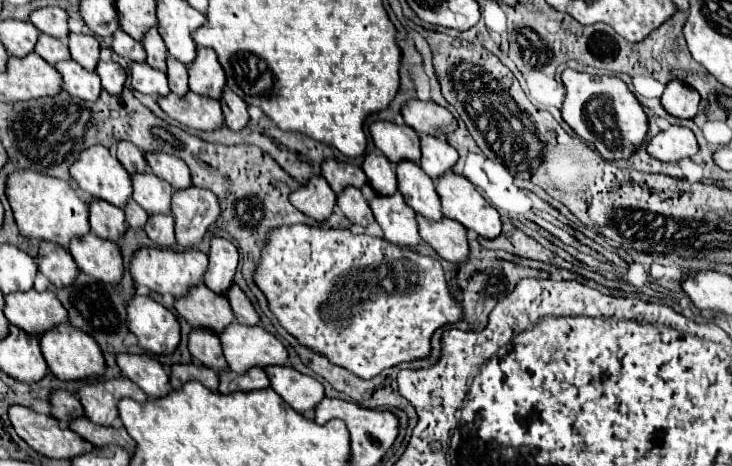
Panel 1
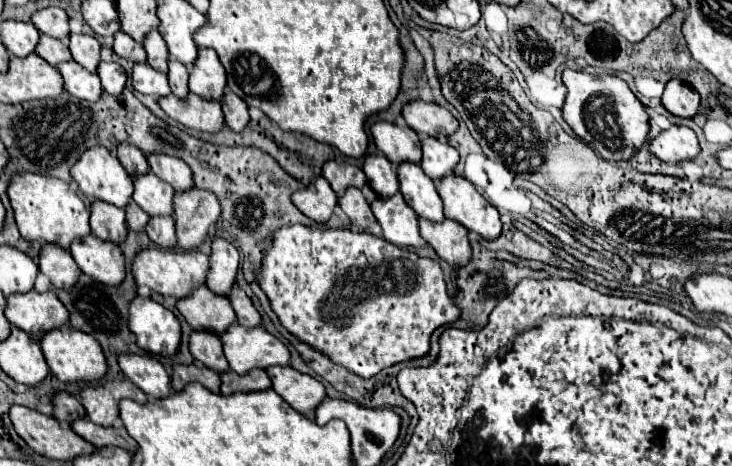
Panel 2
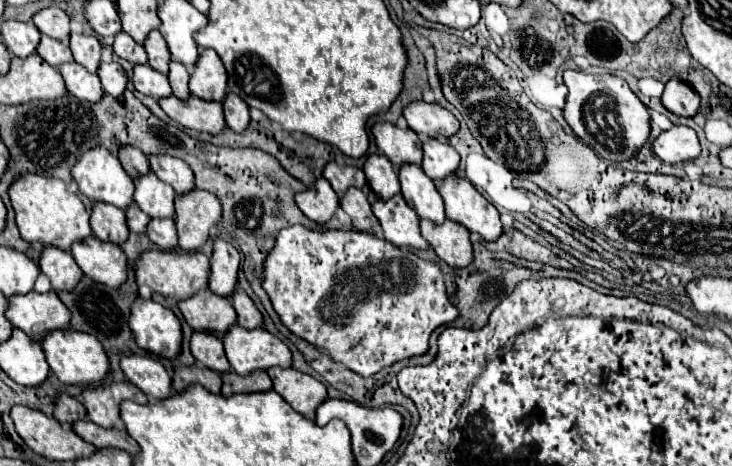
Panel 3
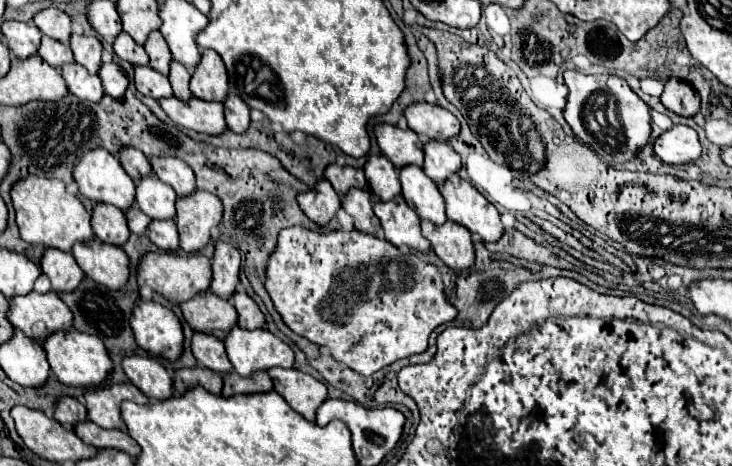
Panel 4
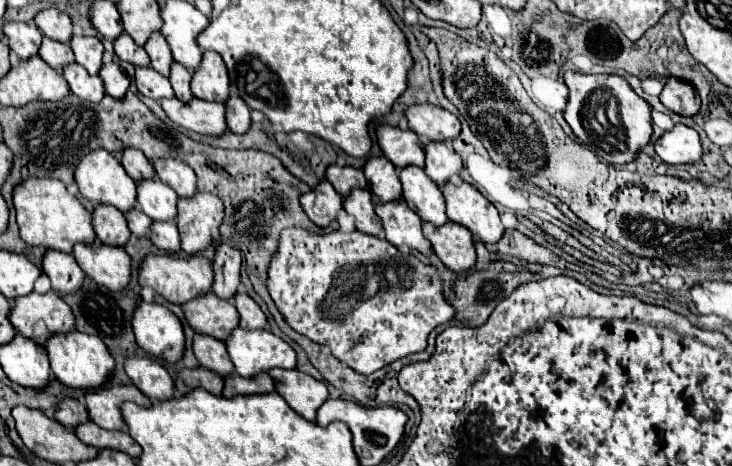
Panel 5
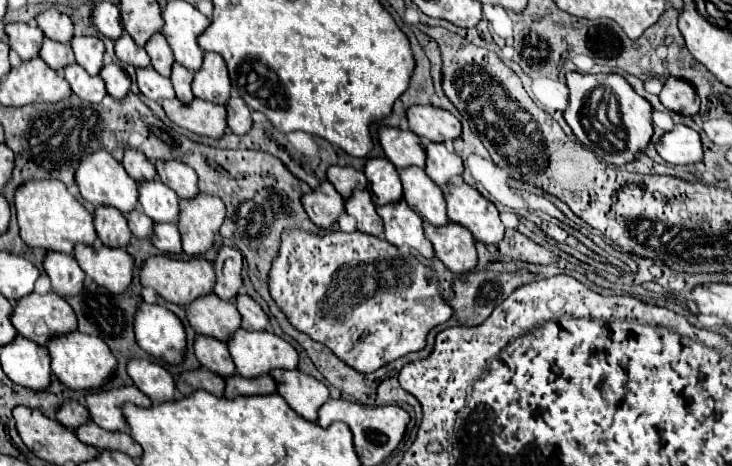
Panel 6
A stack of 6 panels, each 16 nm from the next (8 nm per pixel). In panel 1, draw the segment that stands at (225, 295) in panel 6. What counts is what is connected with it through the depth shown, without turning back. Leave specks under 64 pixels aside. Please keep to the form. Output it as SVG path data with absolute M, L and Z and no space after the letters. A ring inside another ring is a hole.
M212 238L210 246L210 266L204 278L204 284L216 294L228 294L228 288L234 284L234 274L238 268L240 254L236 246L226 238Z

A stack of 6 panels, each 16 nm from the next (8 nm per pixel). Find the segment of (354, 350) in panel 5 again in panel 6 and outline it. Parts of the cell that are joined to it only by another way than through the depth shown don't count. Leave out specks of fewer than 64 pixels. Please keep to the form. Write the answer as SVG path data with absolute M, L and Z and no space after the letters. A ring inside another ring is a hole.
M304 230L284 232L280 256L274 260L270 272L270 294L294 328L322 342L338 358L364 374L424 348L426 334L452 316L452 308L442 300L430 268L422 266L414 256L404 256L386 240L362 232L346 234L334 230L326 236L314 236Z

